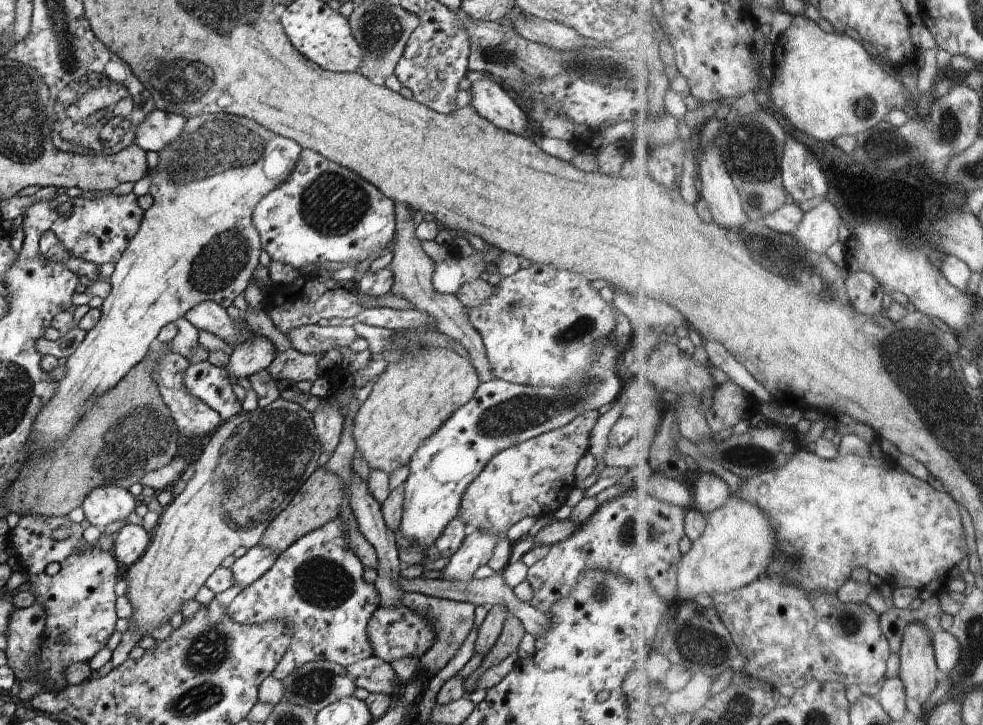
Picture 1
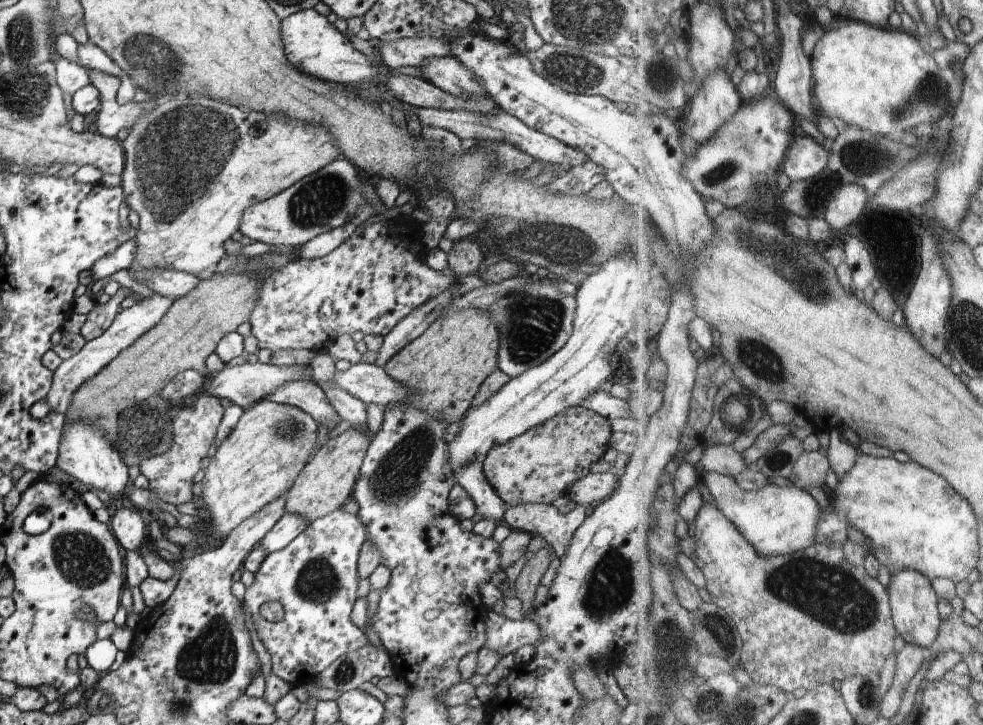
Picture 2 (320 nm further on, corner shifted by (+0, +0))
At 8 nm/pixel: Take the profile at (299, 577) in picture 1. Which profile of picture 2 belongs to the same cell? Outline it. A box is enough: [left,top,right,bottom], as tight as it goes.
[243,508,367,686]

